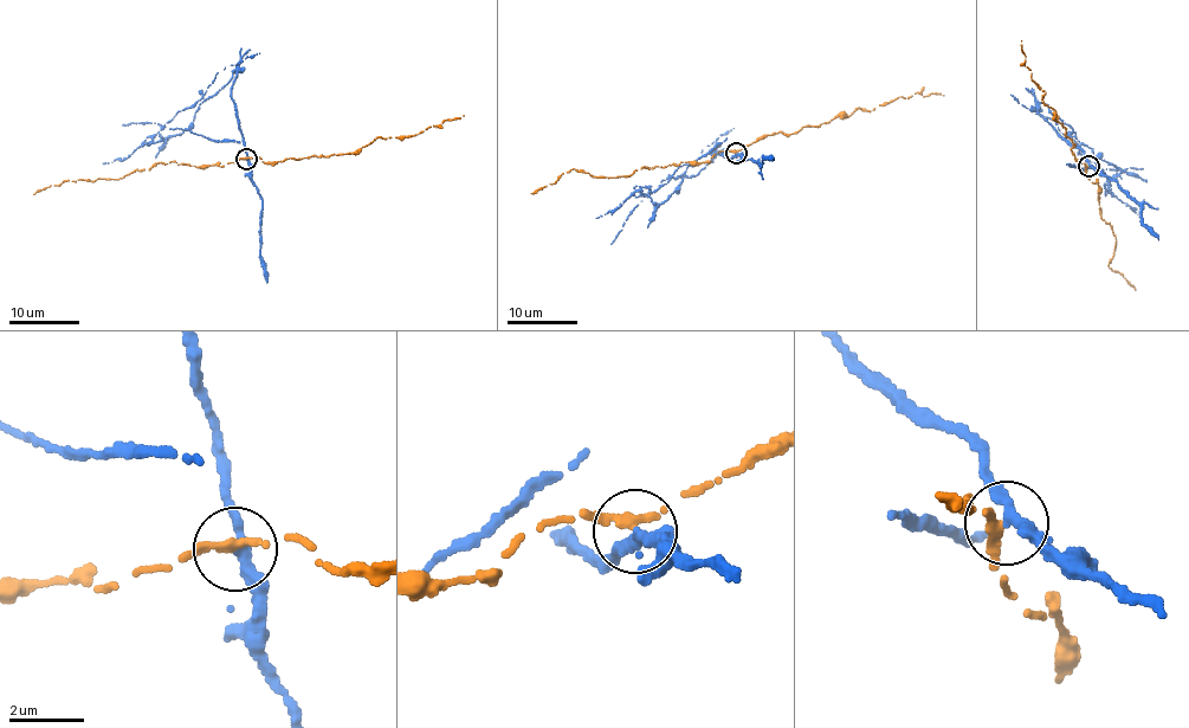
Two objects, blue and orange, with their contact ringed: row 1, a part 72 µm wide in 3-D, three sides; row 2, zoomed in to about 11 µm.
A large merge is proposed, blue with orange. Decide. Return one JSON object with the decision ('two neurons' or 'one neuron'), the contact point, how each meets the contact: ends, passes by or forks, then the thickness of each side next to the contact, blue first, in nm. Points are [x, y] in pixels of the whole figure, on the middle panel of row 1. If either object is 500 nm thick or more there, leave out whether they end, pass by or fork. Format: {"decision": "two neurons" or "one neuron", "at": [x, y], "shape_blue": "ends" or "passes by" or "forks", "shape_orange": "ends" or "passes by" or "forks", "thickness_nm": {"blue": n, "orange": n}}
{"decision": "two neurons", "at": [736, 153], "shape_blue": "passes by", "shape_orange": "ends", "thickness_nm": {"blue": 300, "orange": 320}}

